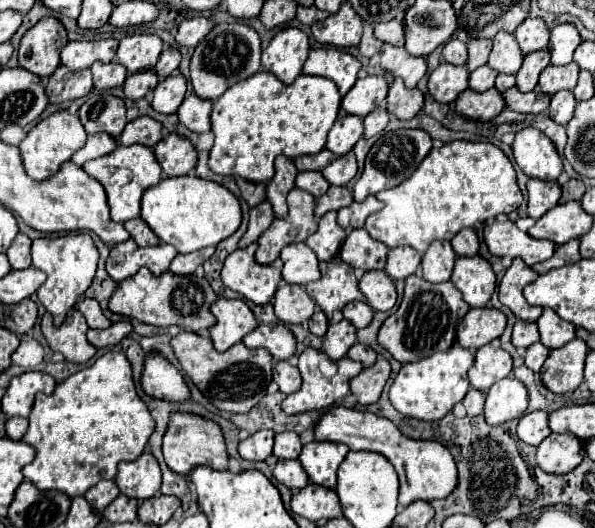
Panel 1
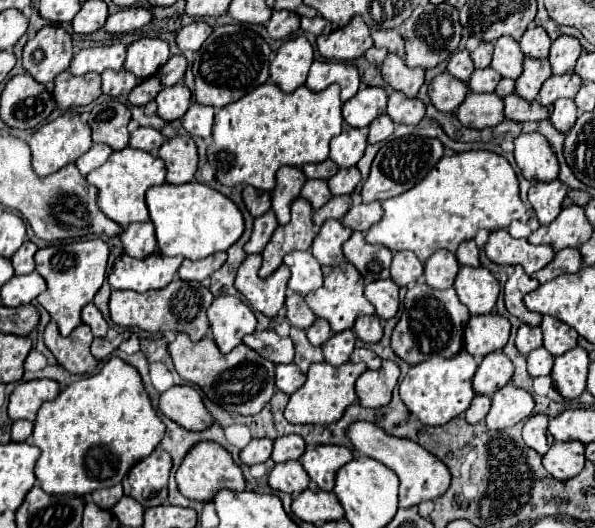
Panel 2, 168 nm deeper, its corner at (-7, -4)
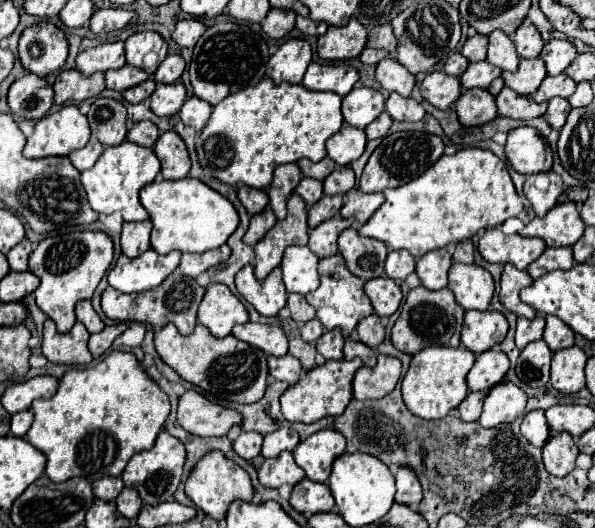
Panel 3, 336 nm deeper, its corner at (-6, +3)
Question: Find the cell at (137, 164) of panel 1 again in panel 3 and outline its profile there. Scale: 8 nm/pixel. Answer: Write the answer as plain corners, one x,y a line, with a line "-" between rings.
125,140
121,146
107,146
95,166
81,174
81,184
87,192
89,206
97,214
115,214
119,212
125,222
147,220
147,210
139,202
139,190
153,182
161,170
159,158
151,148
133,144

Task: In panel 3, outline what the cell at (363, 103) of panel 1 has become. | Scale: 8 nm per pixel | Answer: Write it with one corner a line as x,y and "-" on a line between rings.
355,86
343,98
341,112
343,112
343,120
349,126
365,128
383,112
383,106
385,106
385,100
381,92
367,88
367,86

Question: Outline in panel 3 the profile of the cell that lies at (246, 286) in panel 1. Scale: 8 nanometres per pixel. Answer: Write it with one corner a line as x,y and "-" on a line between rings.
247,264
235,276
237,292
261,314
277,316
277,312
287,304
287,290
281,280
281,268
275,268
265,280
257,280
253,268

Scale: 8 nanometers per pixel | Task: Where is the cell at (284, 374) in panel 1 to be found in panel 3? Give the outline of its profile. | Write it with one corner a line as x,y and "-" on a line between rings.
285,354
281,358
269,356
269,374
275,380
287,382
291,386
301,378
301,362
291,354

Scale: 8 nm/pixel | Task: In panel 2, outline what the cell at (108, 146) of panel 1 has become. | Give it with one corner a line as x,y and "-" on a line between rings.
94,143
94,145
90,147
90,151
84,153
84,155
76,161
76,167
80,169
82,175
88,175
92,169
104,165
104,161
110,157
110,153
112,153
112,149
106,147
106,143

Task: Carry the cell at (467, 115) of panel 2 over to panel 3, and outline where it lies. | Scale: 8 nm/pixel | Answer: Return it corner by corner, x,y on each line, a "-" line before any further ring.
483,88
463,90
455,102
455,112
463,126
483,126
497,118
495,98

